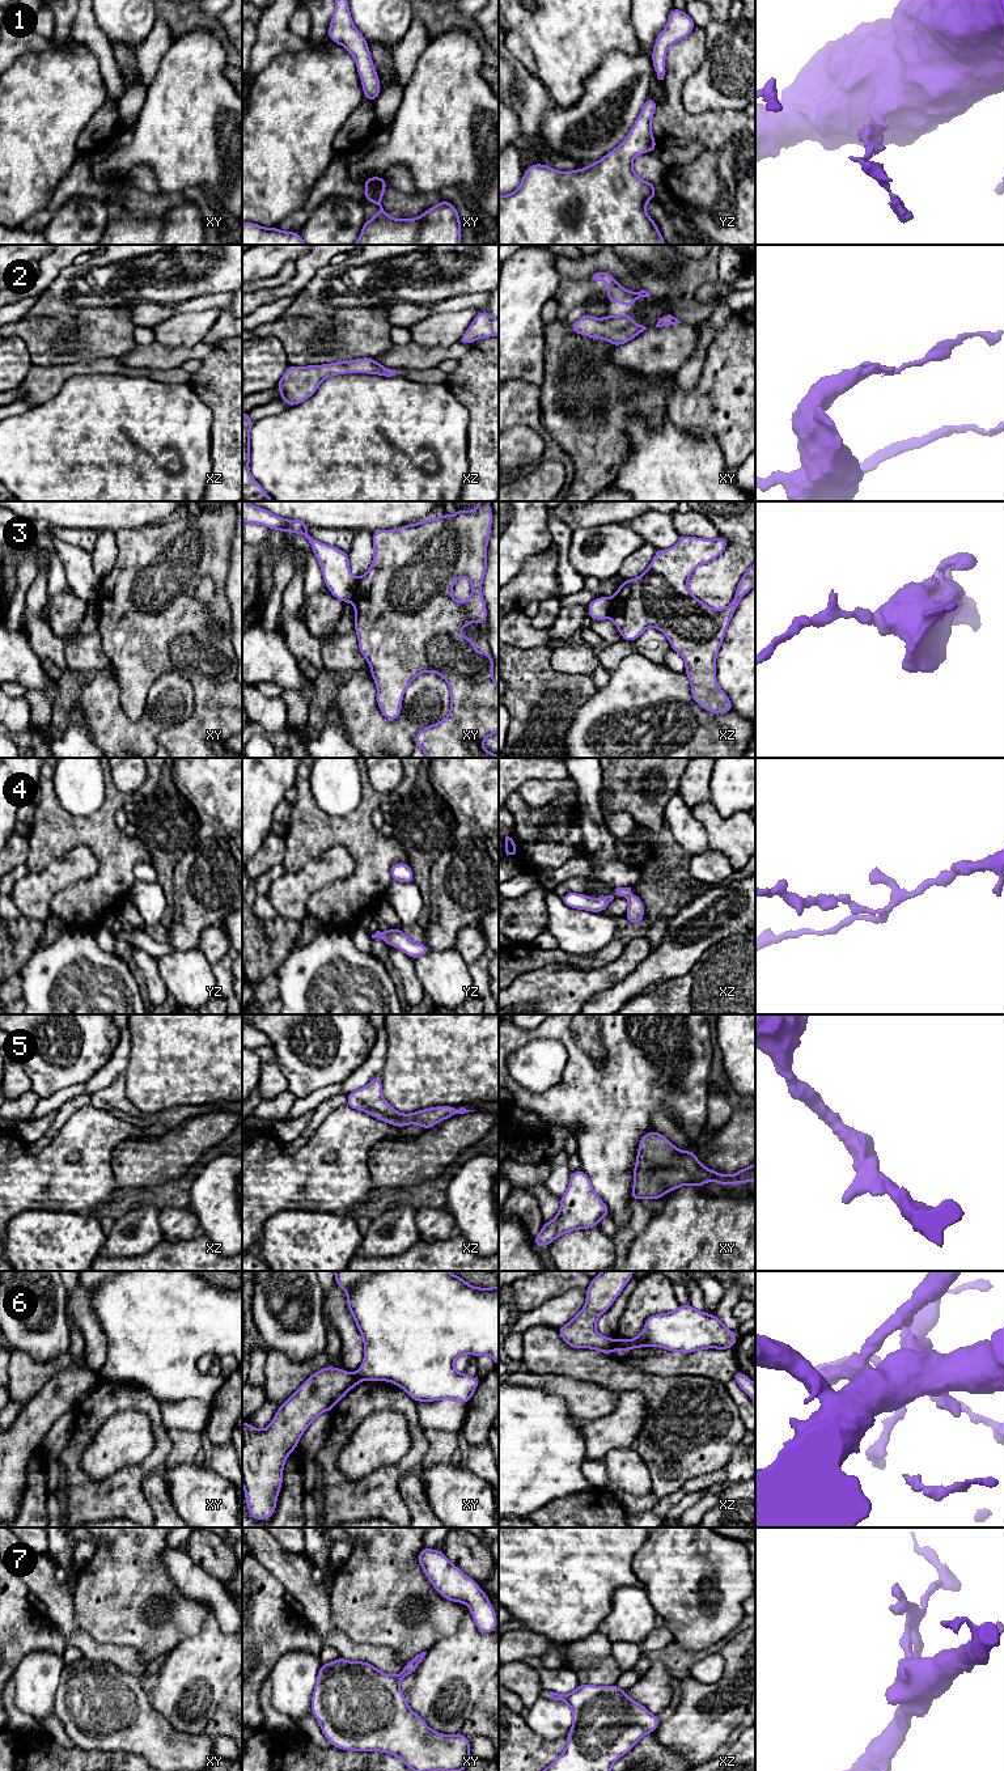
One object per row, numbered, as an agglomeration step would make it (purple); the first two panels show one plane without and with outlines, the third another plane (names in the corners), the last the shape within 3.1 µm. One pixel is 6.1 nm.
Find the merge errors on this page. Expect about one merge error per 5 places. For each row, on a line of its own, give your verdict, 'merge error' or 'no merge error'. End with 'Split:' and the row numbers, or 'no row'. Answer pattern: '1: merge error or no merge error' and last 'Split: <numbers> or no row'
1: no merge error
2: no merge error
3: merge error
4: no merge error
5: no merge error
6: merge error
7: no merge error
Split: 3, 6

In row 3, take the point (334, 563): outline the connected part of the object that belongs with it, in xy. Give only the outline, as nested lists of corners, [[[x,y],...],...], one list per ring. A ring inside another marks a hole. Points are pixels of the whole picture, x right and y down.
[[[242,501],[242,522],[278,529],[283,534],[293,531],[304,535],[309,541],[319,563],[329,592],[342,602],[352,602],[355,599],[357,579],[350,571],[350,555],[335,546],[325,545],[310,537],[308,531],[309,526],[305,522],[283,518],[247,501]]]

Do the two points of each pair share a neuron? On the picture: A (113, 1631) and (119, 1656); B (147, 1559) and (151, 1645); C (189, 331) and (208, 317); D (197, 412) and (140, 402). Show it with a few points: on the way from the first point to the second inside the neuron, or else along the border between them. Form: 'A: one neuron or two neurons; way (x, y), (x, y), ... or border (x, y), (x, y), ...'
A: two neurons; border (88, 1632), (101, 1643), (132, 1647), (144, 1659)
B: one neuron; way (147, 1580), (147, 1610), (151, 1615), (151, 1625)
C: one neuron; way (194, 326), (203, 321)
D: one neuron; way (182, 412), (155, 412)

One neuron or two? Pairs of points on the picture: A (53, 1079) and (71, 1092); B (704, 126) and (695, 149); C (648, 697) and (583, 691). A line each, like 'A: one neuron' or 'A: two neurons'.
A: two neurons
B: two neurons
C: two neurons

